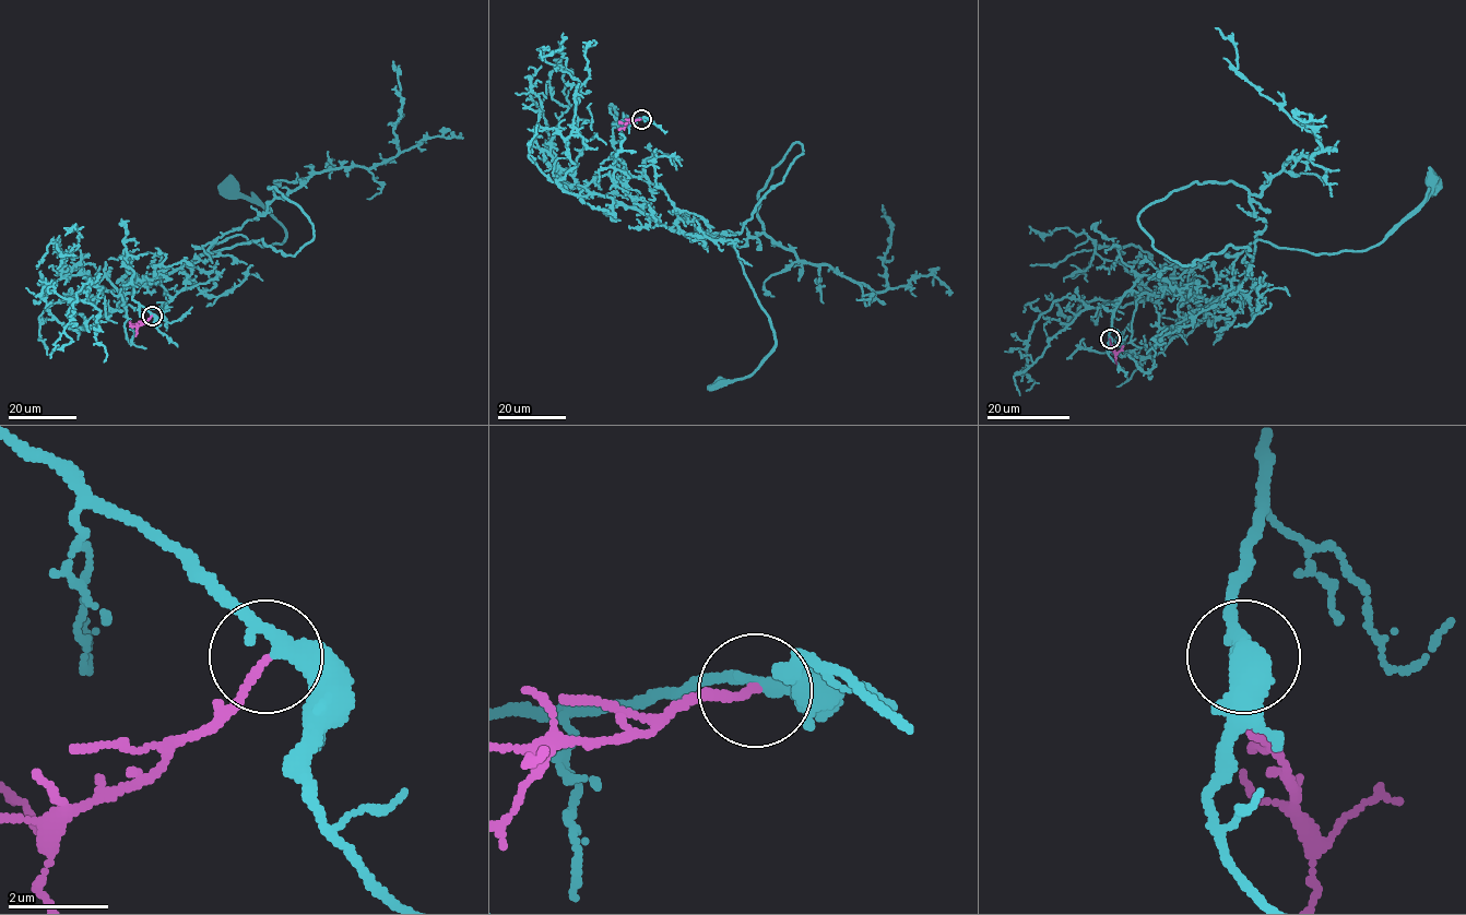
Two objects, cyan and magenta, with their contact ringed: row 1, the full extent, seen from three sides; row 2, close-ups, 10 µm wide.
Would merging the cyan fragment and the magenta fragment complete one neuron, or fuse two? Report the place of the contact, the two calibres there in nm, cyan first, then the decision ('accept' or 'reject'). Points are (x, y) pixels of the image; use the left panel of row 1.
at (152, 316); 320 nm thick on the cyan side, 140 nm on the other; accept

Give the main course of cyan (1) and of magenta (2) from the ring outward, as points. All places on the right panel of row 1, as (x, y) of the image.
1: (1109, 339), (1115, 306), (1142, 276), (1215, 301), (1246, 276), (1258, 239), (1313, 253), (1364, 250), (1435, 183)
2: (1110, 339), (1116, 353), (1122, 346)

